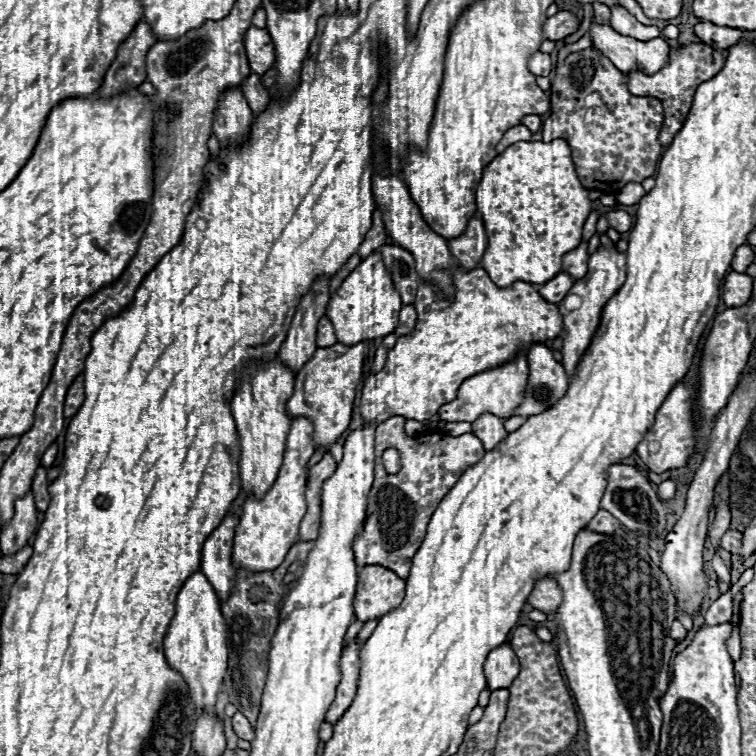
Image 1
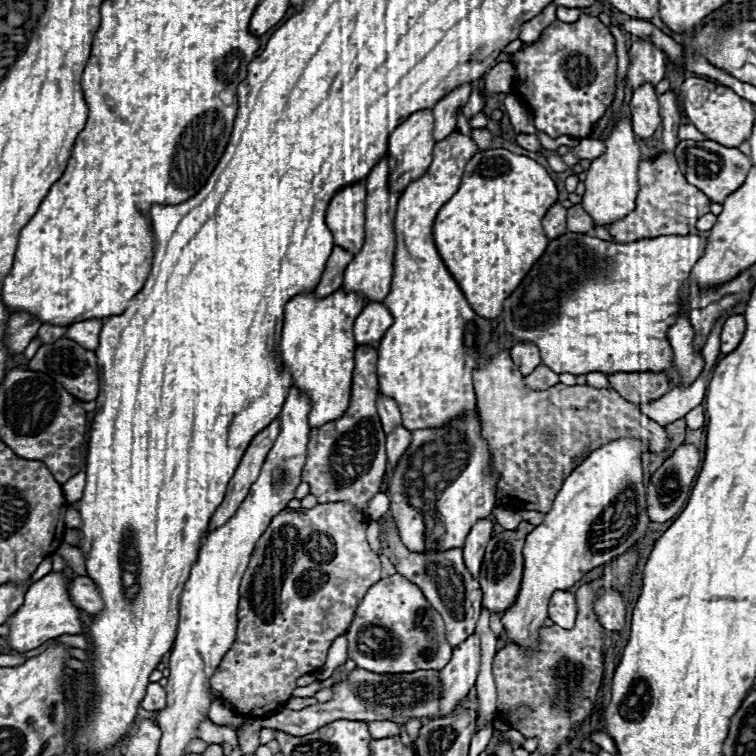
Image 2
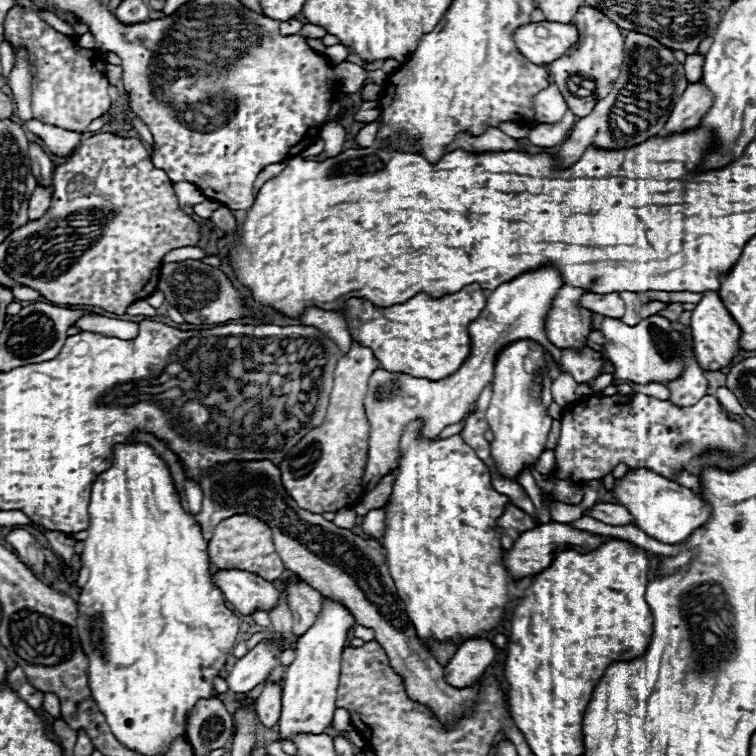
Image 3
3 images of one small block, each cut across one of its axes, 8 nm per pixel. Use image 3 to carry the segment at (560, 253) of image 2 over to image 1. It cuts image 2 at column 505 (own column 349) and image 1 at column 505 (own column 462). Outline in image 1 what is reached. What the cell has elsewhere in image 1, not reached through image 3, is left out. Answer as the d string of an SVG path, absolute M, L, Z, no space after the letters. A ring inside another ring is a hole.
M460 268L454 272L454 282L458 282L458 298L452 304L448 304L444 296L432 288L432 284L420 284L414 302L418 312L416 328L410 334L400 336L396 346L388 350L384 368L376 374L368 374L364 380L360 400L360 416L364 424L382 424L392 416L404 416L406 420L428 420L436 416L444 404L458 396L458 388L468 376L506 364L520 350L530 348L530 344L552 340L564 330L558 306L546 302L528 282L514 282L508 288L498 288L484 268Z

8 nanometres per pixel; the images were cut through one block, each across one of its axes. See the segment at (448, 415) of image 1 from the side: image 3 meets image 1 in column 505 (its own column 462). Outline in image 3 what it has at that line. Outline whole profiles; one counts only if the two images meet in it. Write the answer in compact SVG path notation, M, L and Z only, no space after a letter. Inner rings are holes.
M538 268L538 272L526 272L526 276L518 276L518 280L510 280L510 284L500 284L494 292L488 294L486 308L480 312L478 320L474 320L468 328L472 338L472 350L466 362L448 378L428 380L414 378L402 372L388 372L378 368L372 372L368 380L368 402L364 402L366 420L370 424L368 438L368 458L362 474L362 488L370 492L376 484L398 468L400 460L400 438L410 420L422 420L420 436L436 438L446 426L464 420L470 412L470 406L478 400L480 392L492 380L496 354L510 342L520 338L532 338L540 344L548 346L554 352L552 344L546 338L544 324L546 314L552 306L556 292L562 288L562 276L554 272L554 268Z

